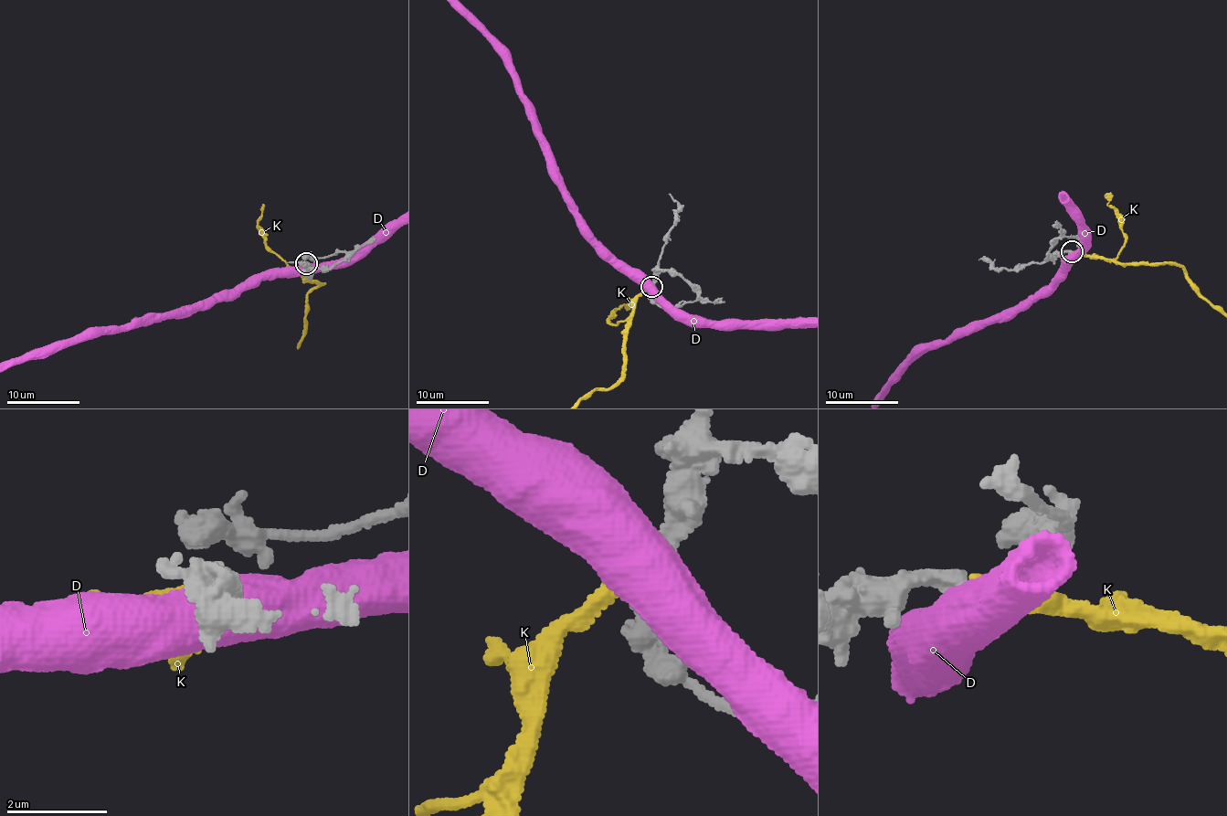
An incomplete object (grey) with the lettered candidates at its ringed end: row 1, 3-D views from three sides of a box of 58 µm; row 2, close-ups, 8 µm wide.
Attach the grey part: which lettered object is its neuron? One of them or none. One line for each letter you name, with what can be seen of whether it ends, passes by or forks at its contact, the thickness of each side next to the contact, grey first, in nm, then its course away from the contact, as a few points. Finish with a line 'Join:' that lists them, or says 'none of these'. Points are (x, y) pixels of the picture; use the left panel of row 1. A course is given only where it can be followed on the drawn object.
K: it ends there; 240 nm thick on the grey side, 240 nm on the other
Join: K

